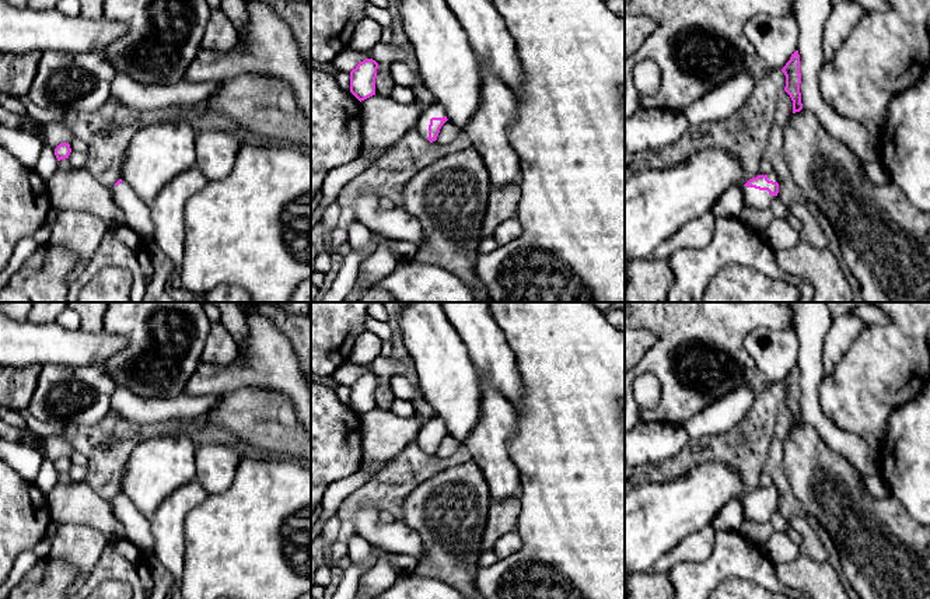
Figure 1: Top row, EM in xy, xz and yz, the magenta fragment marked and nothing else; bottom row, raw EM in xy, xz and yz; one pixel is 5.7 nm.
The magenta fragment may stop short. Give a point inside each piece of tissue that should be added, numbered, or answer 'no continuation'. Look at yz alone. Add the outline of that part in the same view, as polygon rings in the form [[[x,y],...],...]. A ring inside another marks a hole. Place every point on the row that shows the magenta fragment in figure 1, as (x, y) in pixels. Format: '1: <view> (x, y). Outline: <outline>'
1: yz (754, 198). Outline: [[[741,186],[741,192],[744,206],[749,206],[756,210],[769,209],[773,199],[776,197],[772,196],[768,190],[759,190],[748,186]]]

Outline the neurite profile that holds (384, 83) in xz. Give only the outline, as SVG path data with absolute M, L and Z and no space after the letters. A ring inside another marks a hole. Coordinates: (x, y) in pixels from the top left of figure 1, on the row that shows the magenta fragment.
M378 63L375 78L375 94L381 97L389 97L395 83L389 74L389 66Z

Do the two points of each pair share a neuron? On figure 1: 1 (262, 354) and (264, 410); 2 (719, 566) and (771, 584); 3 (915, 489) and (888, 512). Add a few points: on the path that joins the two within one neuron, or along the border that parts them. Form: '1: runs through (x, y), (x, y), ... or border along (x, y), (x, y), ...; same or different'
1: border along (231, 392), (269, 388), (293, 405); different
2: runs through (731, 566), (752, 566), (758, 571); same
3: border along (890, 491), (915, 521); different

